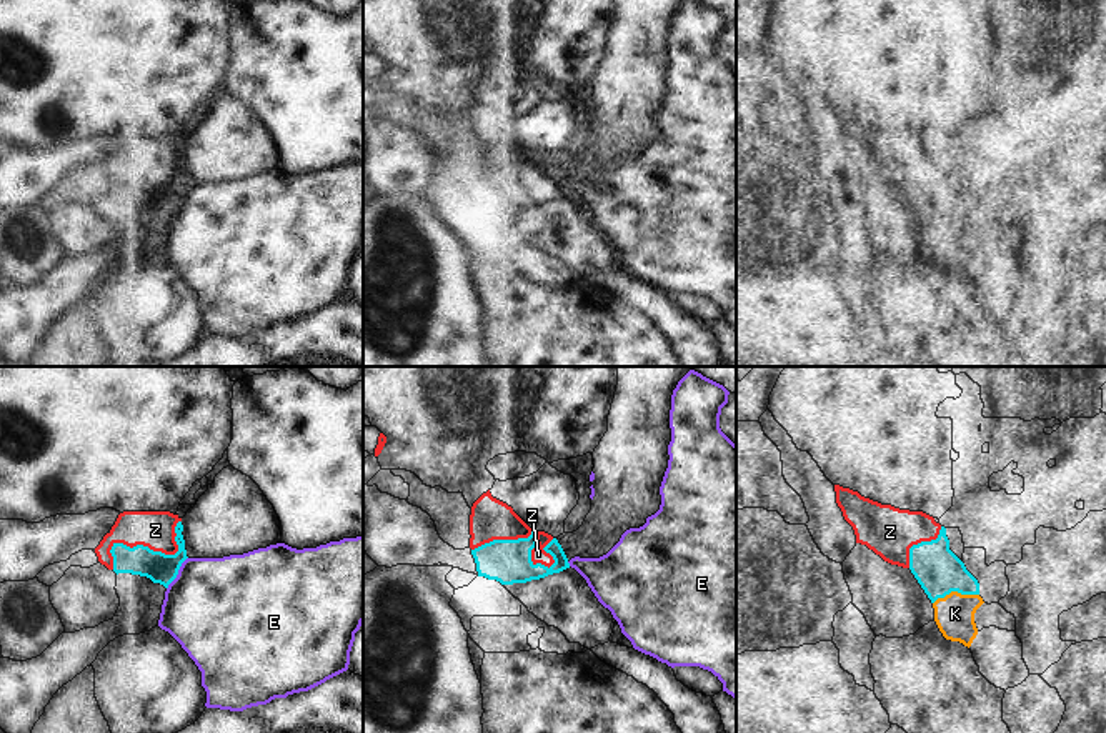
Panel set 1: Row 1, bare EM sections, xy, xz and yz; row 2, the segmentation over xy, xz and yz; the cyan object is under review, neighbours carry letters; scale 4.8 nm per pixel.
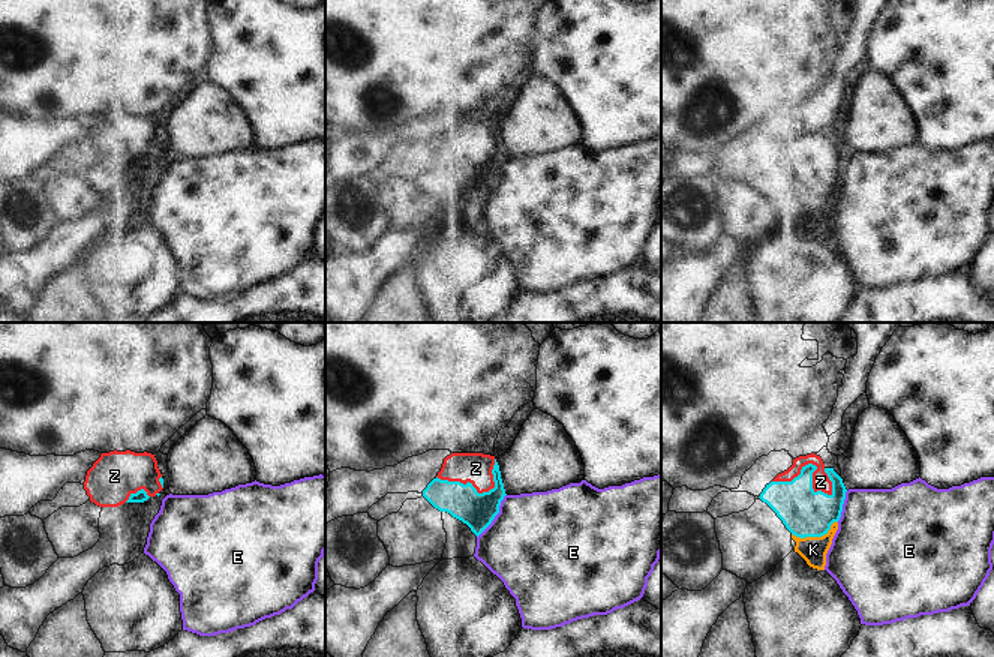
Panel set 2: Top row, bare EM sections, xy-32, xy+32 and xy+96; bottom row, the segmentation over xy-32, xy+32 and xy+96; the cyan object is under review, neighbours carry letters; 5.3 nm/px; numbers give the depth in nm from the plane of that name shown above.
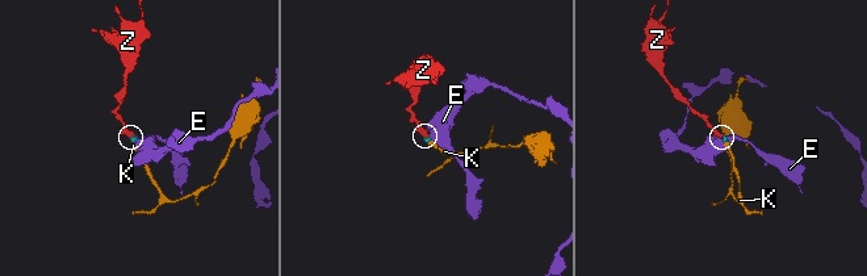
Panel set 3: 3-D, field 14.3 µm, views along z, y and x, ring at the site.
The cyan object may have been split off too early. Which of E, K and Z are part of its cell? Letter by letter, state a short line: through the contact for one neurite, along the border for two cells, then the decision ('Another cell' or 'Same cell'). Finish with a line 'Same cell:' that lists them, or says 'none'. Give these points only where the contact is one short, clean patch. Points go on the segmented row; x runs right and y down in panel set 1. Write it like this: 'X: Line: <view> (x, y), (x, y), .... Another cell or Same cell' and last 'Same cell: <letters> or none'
E: Another cell
K: Line: yz (938, 570), (955, 590), (955, 613). Same cell
Z: Same cell
Same cell: K, Z

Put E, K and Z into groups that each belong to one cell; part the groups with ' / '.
E / K Z

